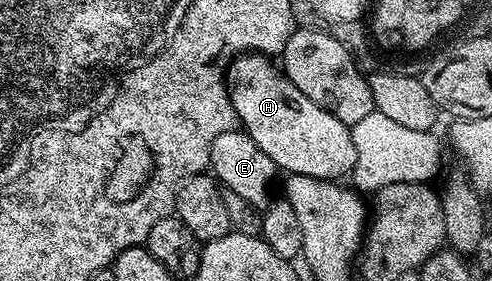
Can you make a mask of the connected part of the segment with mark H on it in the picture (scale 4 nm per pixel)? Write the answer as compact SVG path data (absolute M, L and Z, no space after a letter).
M238 55L227 68L227 83L240 126L282 172L330 181L352 172L356 153L350 128L315 101L303 97L270 56Z

